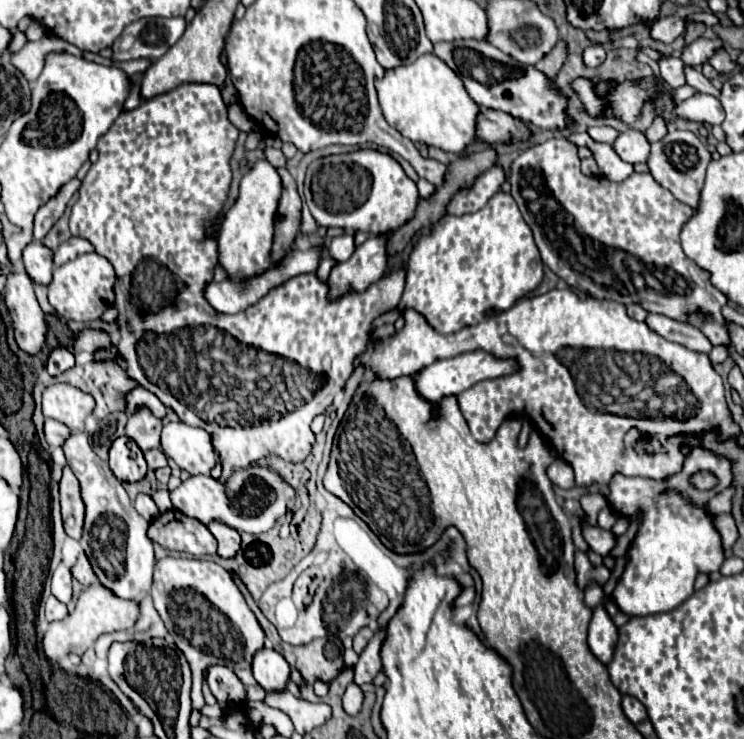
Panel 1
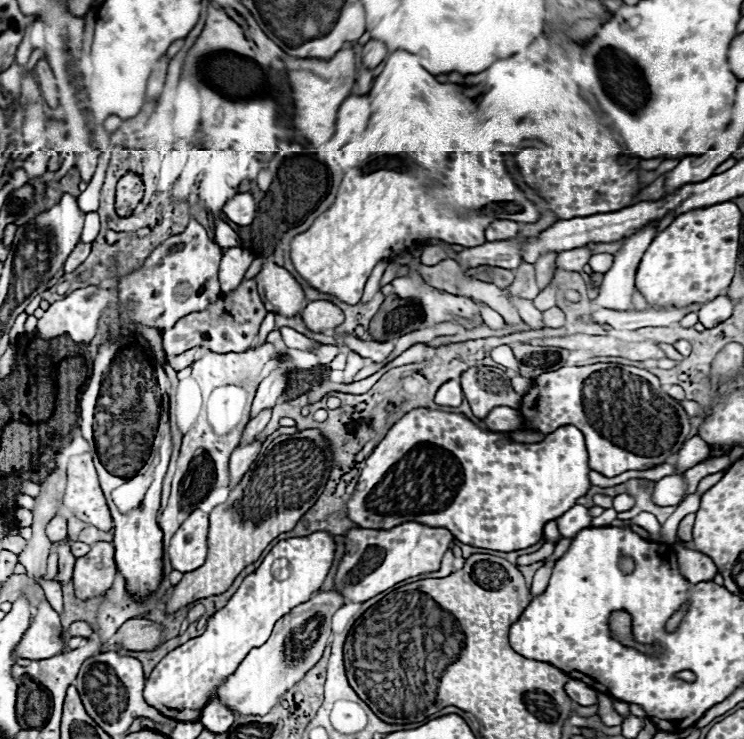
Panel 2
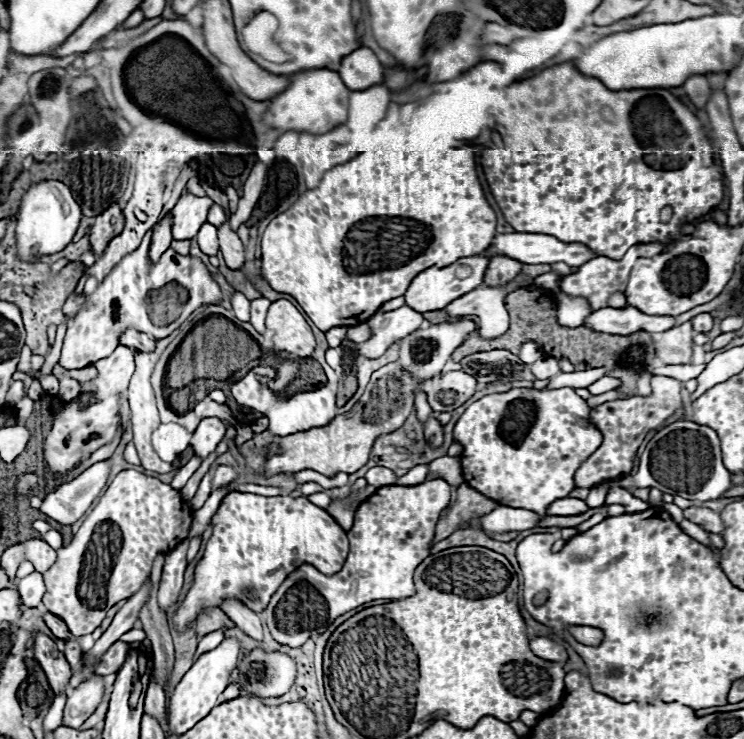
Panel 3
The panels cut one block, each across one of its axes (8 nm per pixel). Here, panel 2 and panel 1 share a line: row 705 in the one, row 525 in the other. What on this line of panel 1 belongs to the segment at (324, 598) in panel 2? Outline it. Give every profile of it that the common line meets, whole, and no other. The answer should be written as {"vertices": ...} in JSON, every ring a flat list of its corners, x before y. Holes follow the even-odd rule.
{"vertices":[[262,464,248,466,246,470,234,470,226,482,220,482,212,476,190,476,176,490,170,492,172,504,176,510,184,512,200,520,202,524,210,524,218,520,238,532,262,534,276,526,278,518,288,512,288,502,296,498,294,488,274,470]]}

